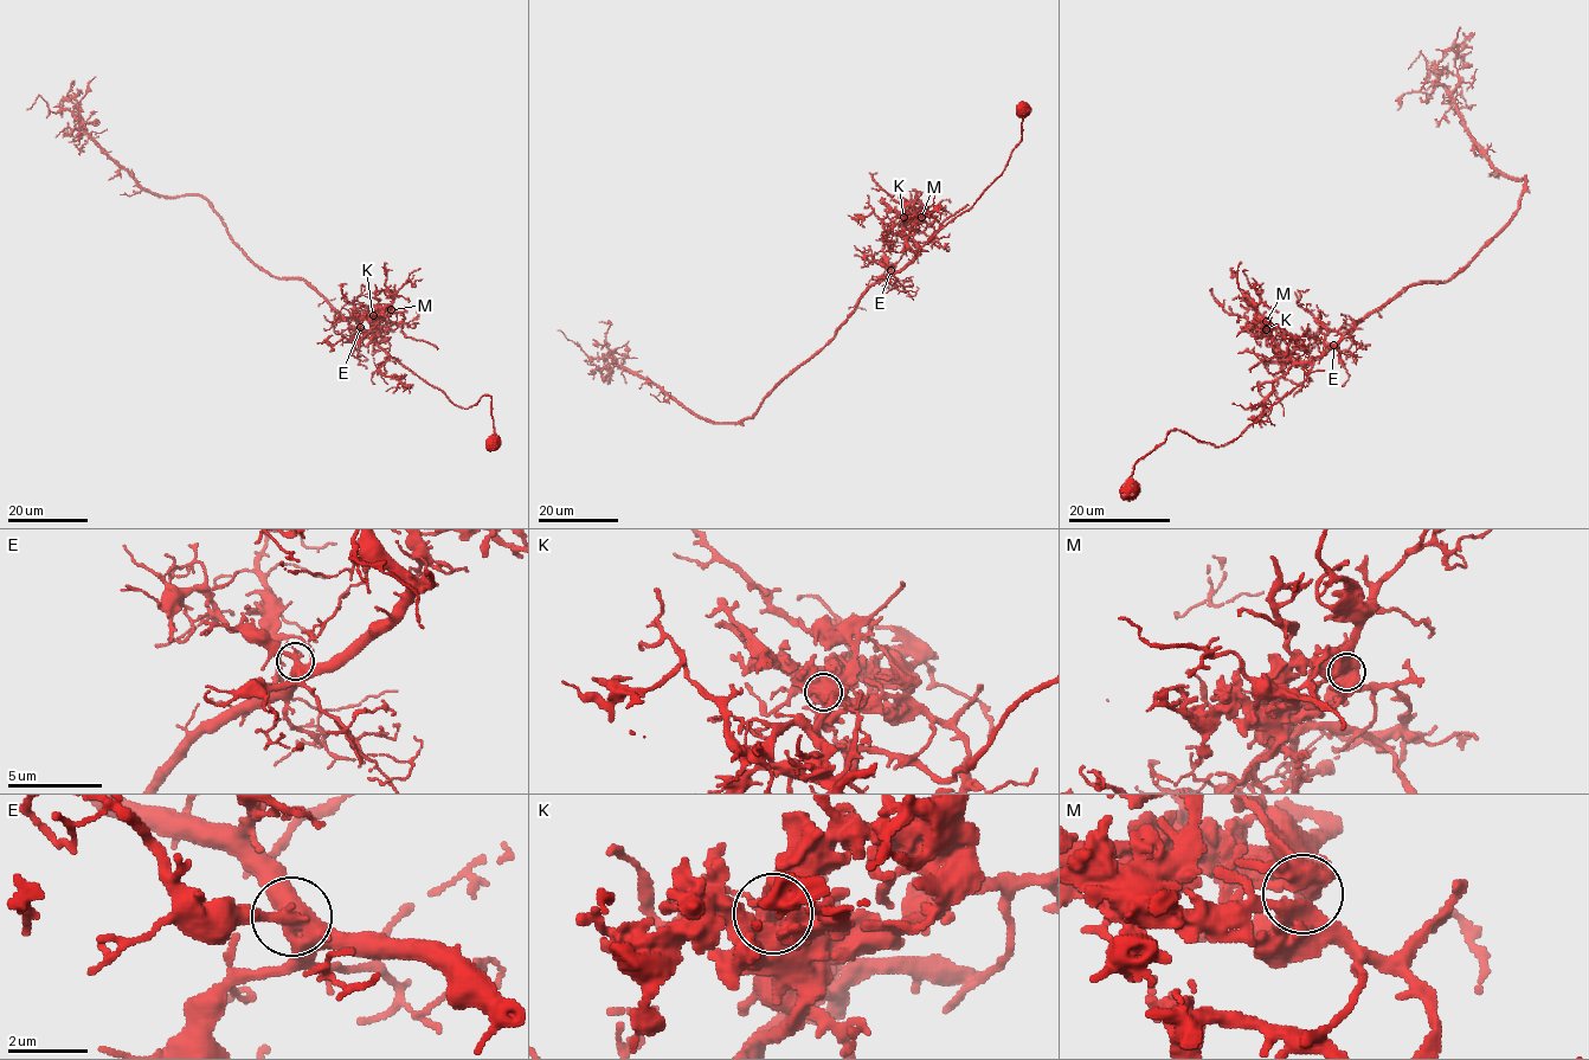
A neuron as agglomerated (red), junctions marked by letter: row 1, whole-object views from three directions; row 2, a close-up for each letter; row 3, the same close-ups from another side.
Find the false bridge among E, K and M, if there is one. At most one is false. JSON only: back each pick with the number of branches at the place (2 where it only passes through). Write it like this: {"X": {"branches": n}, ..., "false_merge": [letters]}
{"K": {"branches": 4}, "false_merge": ["K"]}

